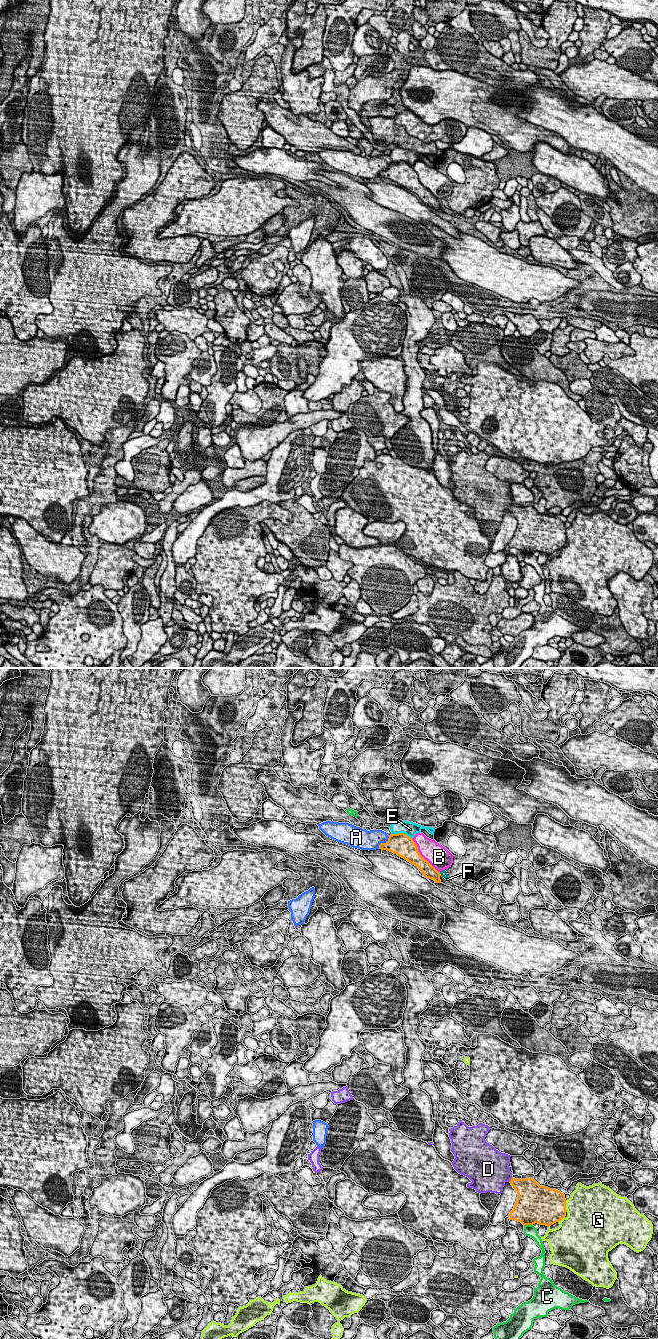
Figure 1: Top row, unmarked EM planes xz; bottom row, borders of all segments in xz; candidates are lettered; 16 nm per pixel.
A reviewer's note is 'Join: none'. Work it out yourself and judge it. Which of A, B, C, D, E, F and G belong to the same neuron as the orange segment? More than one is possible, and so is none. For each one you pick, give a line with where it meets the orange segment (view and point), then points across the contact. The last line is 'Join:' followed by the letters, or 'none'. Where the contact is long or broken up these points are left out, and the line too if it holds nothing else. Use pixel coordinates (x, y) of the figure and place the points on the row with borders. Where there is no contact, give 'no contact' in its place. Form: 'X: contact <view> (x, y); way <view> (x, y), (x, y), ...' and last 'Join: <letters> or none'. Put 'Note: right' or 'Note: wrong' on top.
Note: wrong
D: contact xz (511, 1179); way xz (524, 1187), (511, 1179), (498, 1172)
Join: D

